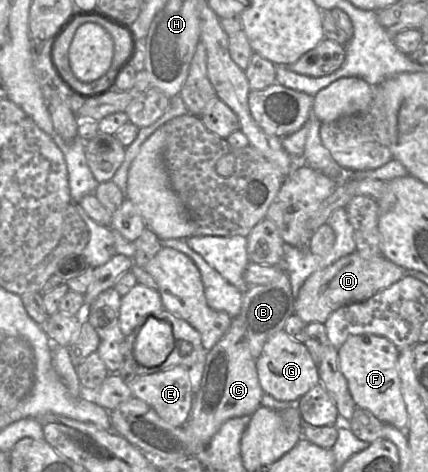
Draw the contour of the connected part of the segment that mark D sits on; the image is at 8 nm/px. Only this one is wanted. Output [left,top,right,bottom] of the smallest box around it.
[293,251,410,324]

